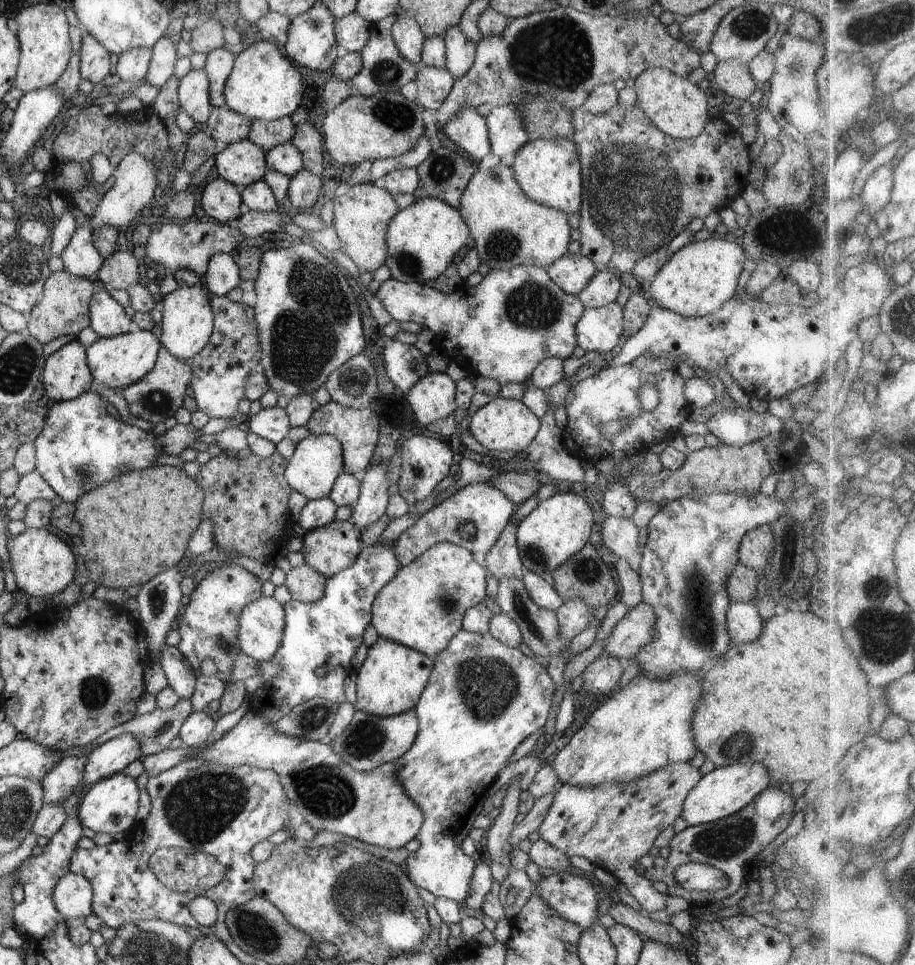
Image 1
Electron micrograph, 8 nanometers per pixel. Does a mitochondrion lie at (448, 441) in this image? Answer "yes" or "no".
no

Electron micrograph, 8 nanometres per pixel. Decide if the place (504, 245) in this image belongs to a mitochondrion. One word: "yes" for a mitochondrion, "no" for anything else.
yes

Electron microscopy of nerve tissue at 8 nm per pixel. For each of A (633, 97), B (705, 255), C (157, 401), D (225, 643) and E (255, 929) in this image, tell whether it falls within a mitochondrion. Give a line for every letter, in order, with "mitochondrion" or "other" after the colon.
A: other
B: other
C: mitochondrion
D: mitochondrion
E: mitochondrion

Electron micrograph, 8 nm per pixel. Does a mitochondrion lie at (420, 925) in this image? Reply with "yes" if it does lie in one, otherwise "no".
no

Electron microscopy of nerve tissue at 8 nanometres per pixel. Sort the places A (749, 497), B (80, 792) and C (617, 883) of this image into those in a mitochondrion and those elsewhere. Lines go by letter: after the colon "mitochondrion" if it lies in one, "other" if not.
A: other
B: other
C: other

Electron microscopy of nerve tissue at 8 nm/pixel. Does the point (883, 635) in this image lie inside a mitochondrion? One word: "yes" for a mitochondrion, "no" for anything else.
yes

